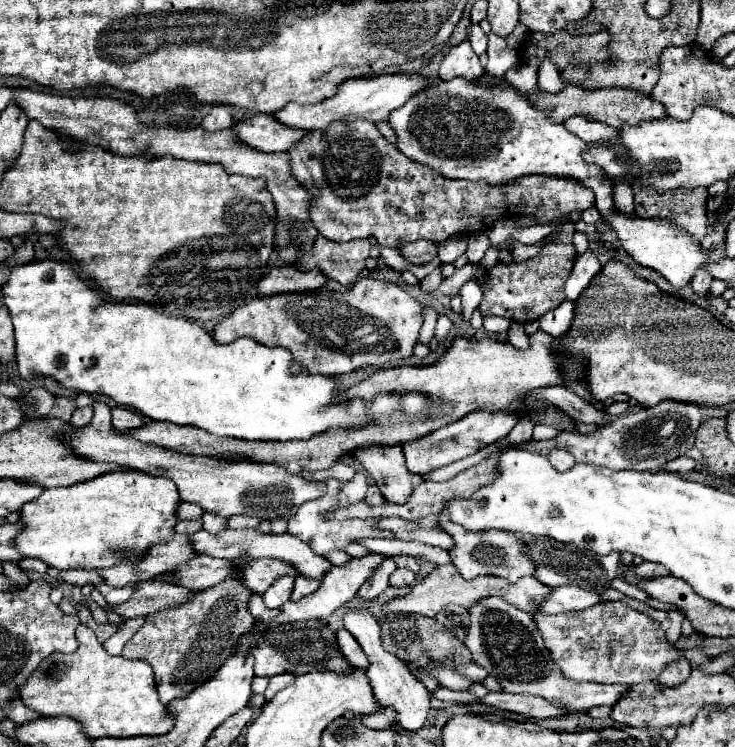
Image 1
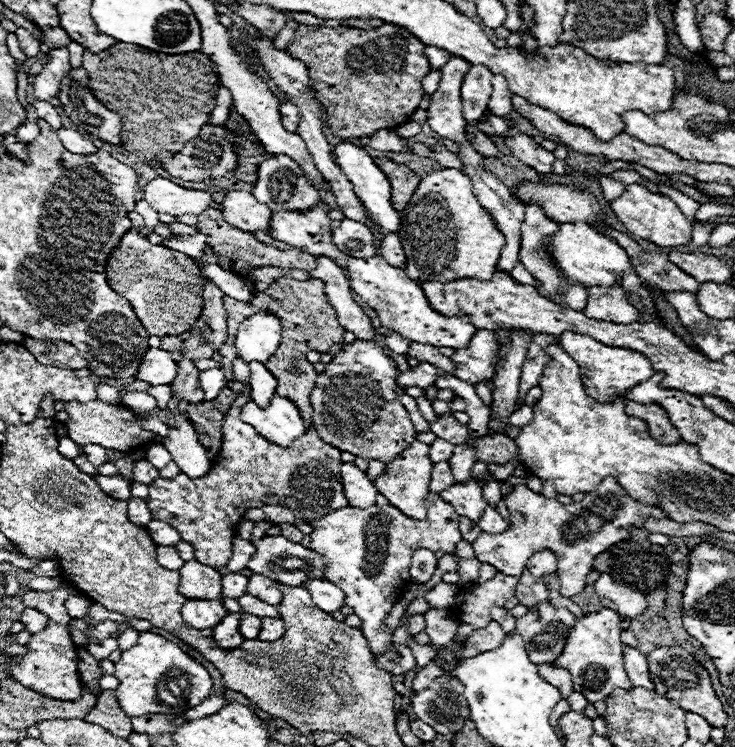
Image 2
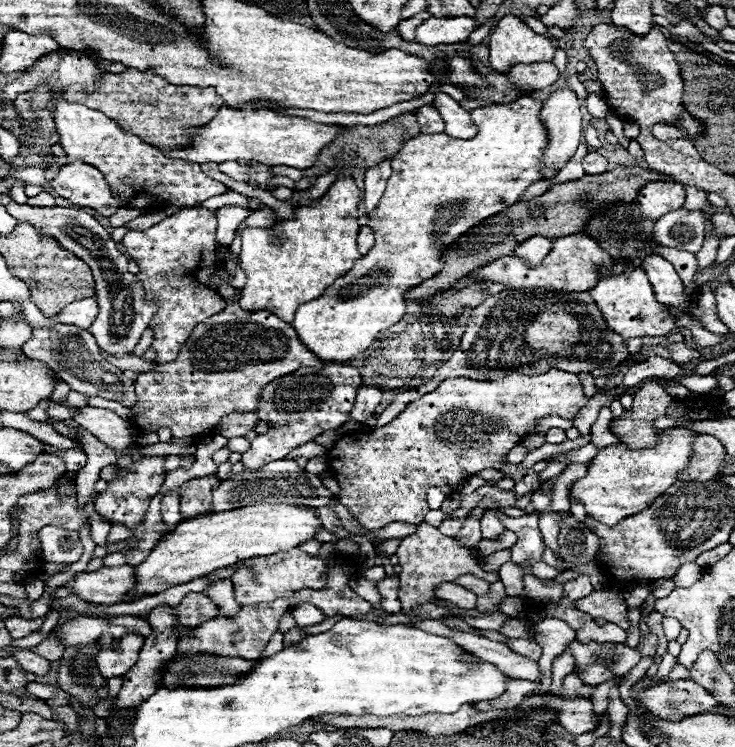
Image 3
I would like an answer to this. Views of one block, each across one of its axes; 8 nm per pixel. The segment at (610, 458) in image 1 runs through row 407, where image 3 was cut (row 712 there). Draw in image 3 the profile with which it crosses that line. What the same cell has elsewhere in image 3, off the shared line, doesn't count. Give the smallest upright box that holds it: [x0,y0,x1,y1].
[636,680,718,720]

